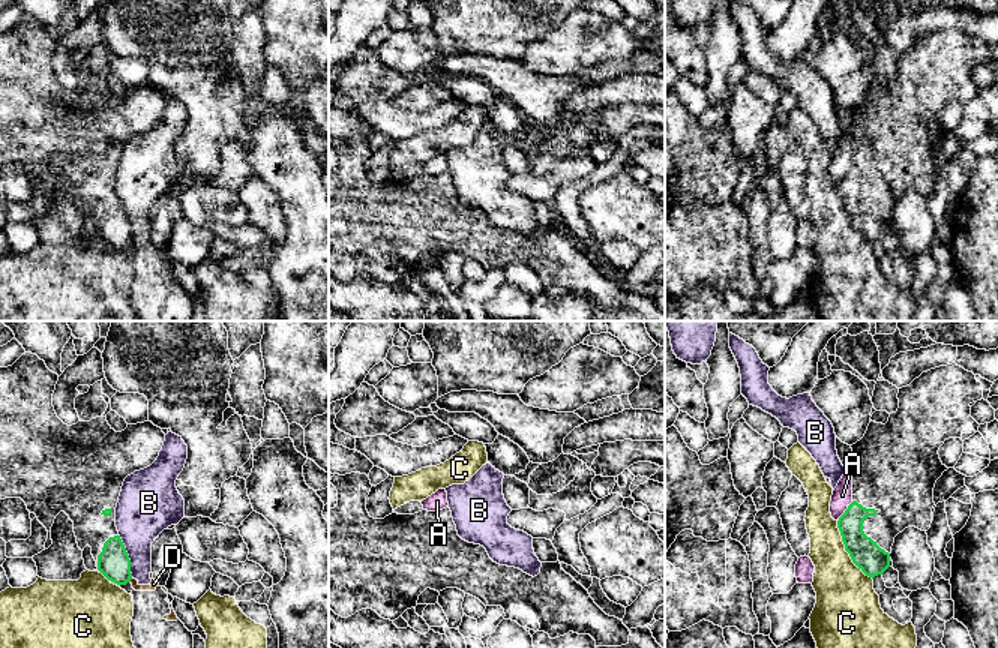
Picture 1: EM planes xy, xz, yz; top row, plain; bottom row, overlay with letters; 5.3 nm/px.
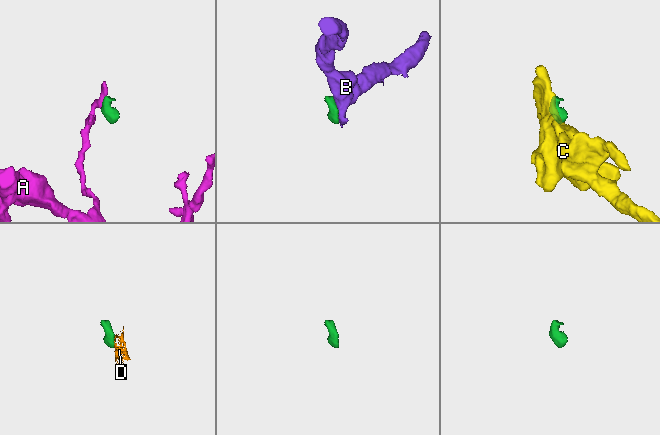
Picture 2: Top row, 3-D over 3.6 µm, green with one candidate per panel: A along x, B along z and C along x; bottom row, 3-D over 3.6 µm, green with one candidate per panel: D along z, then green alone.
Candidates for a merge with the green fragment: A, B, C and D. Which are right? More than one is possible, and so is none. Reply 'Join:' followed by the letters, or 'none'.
Join: none

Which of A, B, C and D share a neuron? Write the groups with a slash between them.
A / B D / C

